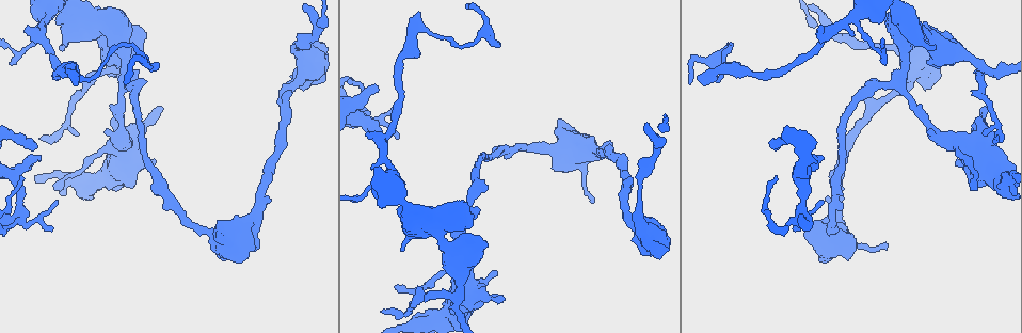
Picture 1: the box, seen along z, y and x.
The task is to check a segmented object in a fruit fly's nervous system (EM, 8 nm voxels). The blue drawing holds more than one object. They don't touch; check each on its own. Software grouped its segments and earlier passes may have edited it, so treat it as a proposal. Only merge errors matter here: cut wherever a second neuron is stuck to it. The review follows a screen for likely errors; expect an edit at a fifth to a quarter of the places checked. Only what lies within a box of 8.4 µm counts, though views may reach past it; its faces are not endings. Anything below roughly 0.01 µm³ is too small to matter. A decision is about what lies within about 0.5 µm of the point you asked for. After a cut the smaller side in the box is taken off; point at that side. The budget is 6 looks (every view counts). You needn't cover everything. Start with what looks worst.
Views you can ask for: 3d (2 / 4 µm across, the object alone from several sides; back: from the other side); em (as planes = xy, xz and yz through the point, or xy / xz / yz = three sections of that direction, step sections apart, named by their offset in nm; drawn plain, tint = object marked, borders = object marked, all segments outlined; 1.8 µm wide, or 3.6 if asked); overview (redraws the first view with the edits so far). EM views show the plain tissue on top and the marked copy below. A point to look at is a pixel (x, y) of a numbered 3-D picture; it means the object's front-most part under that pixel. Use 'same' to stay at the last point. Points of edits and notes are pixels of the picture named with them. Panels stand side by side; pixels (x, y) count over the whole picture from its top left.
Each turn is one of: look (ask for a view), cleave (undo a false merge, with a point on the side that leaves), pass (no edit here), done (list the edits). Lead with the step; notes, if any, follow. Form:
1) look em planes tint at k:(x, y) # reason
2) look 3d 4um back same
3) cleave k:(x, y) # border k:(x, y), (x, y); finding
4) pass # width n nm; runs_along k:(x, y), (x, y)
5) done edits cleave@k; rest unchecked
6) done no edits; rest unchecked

look 3d 2um at 1:(21, 212) # narrows sharply

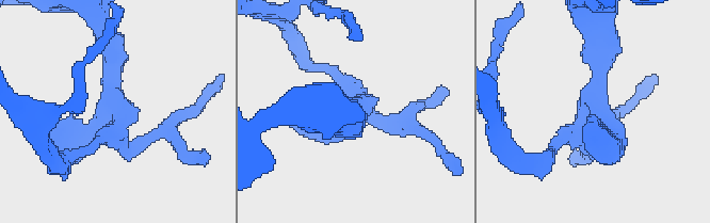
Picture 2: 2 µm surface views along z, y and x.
look em xy step 8 tint at 2:(596, 106) # need the tissue

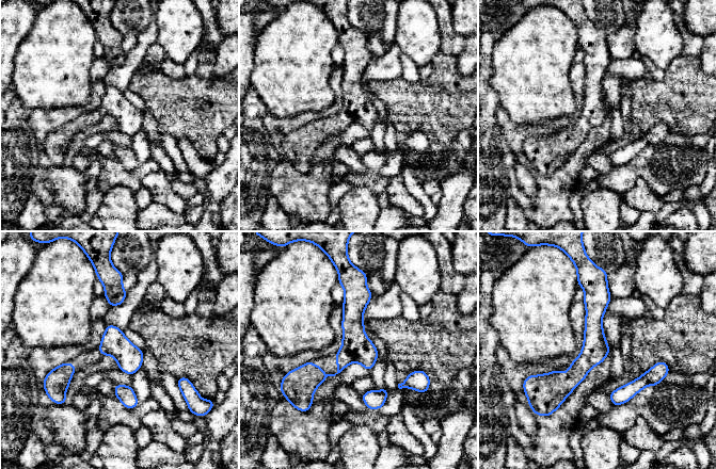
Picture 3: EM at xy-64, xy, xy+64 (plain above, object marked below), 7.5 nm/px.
look em planes tint same

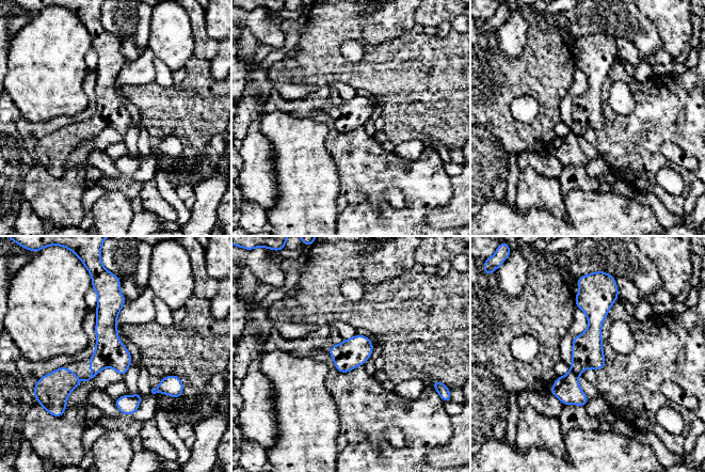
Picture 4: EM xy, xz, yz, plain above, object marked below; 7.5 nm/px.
cleave 4:(566, 388) # two neurons meet here

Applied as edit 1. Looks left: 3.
look overview # redraw

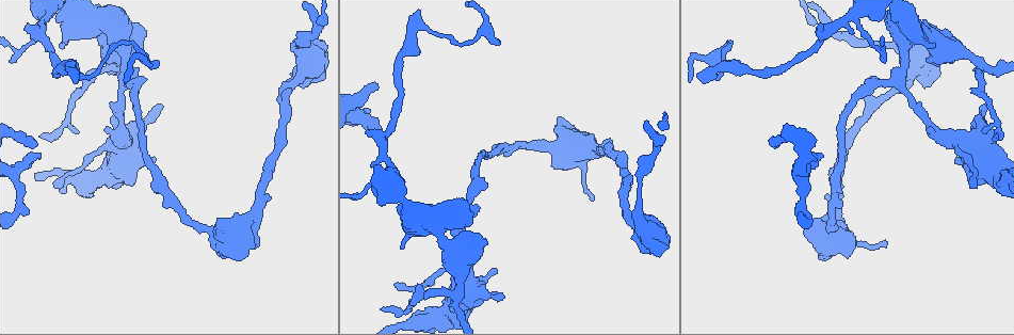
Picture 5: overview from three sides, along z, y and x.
look em 3.6um planes tint at 5:(909, 70) # thick turns thin

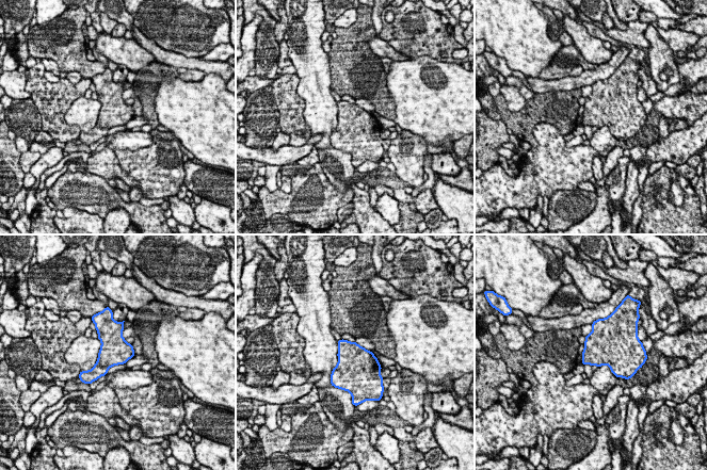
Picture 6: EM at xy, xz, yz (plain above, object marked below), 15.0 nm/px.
pass # one neuron here

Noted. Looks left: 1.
done edits cleave@4; rest unchecked

